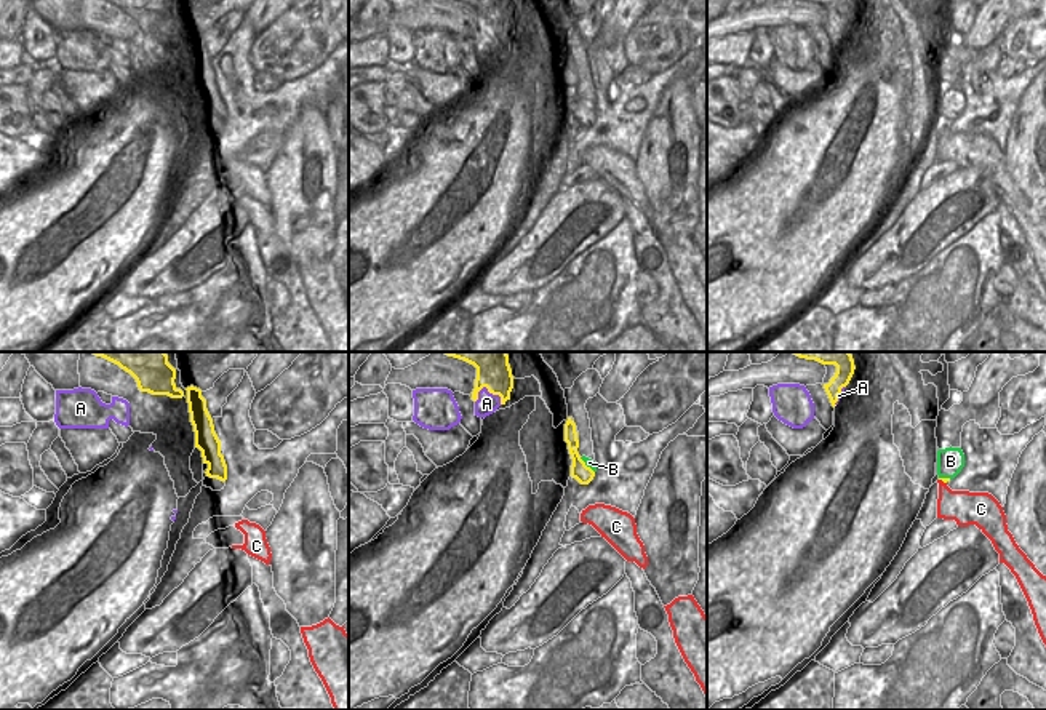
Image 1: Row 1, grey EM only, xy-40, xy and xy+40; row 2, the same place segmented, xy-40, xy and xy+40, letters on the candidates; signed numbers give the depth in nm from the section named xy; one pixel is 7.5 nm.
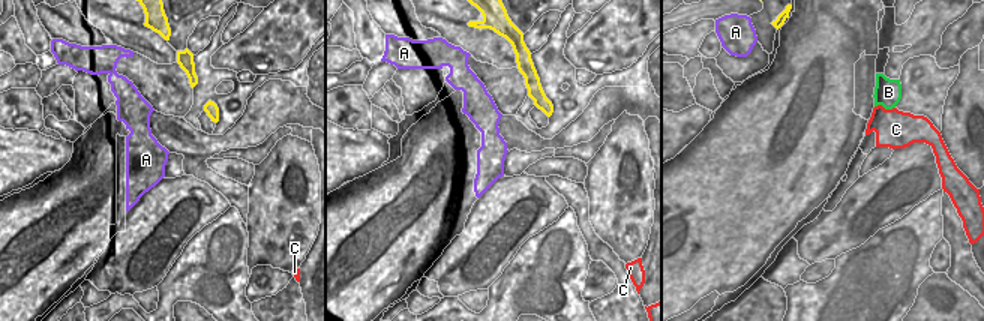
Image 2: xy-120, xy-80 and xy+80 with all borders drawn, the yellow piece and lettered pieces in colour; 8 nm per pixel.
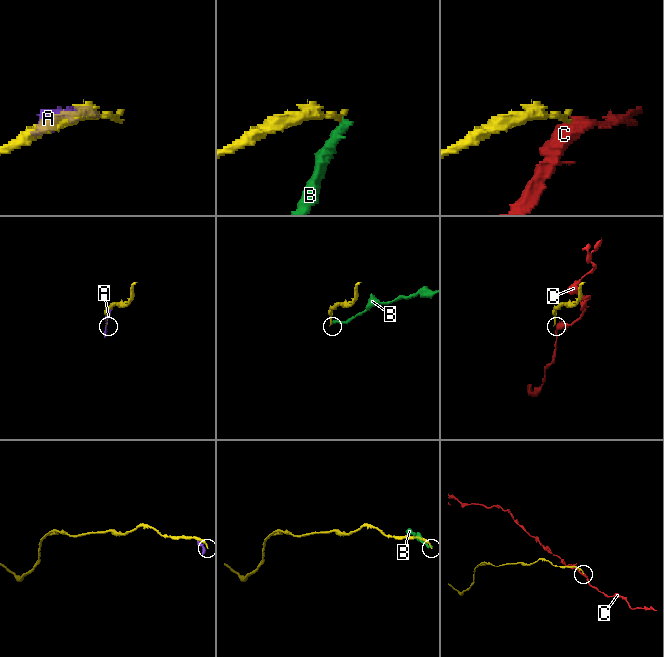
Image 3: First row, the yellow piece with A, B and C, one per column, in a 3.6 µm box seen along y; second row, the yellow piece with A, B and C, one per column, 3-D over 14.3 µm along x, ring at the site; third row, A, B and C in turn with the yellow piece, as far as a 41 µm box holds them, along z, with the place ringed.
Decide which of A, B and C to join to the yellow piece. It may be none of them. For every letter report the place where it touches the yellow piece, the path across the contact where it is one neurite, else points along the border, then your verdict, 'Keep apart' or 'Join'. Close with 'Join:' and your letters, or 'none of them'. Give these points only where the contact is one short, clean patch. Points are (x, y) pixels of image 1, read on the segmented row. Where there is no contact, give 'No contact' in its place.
A: Touches yellow at xy (491, 392). Keep apart
B: Touches yellow at xy (586, 466). Boundary: xy (579, 458), (594, 472). Keep apart
C: Touches yellow at xy+40 (942, 480). Boundary: xy+40 (939, 478), (946, 483). Keep apart
Join: none of them.

